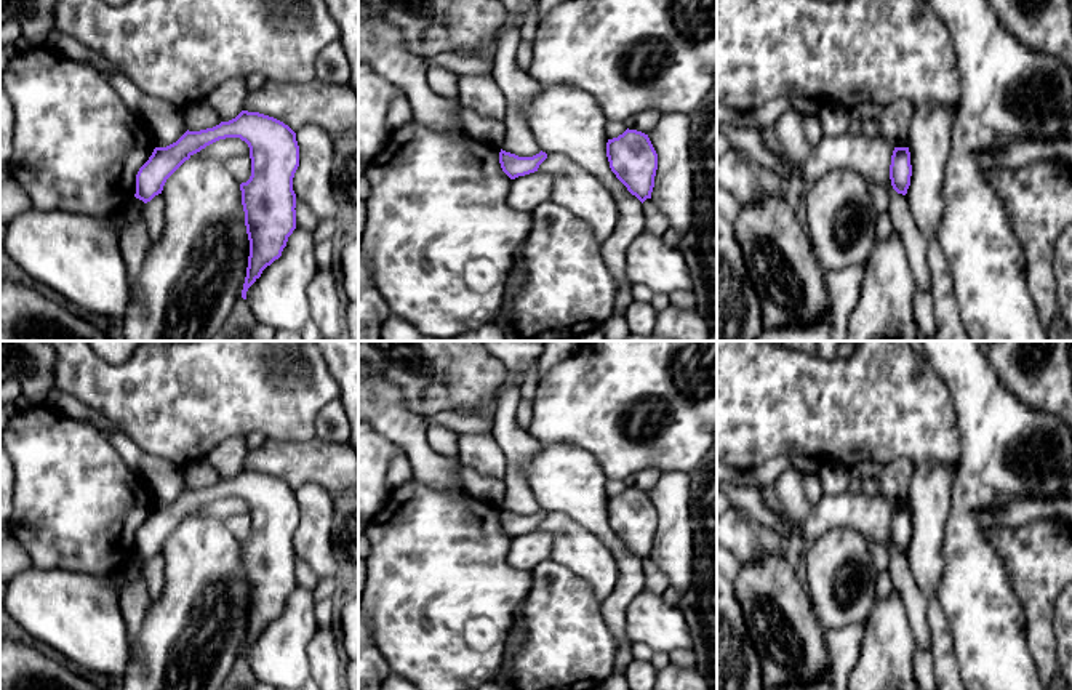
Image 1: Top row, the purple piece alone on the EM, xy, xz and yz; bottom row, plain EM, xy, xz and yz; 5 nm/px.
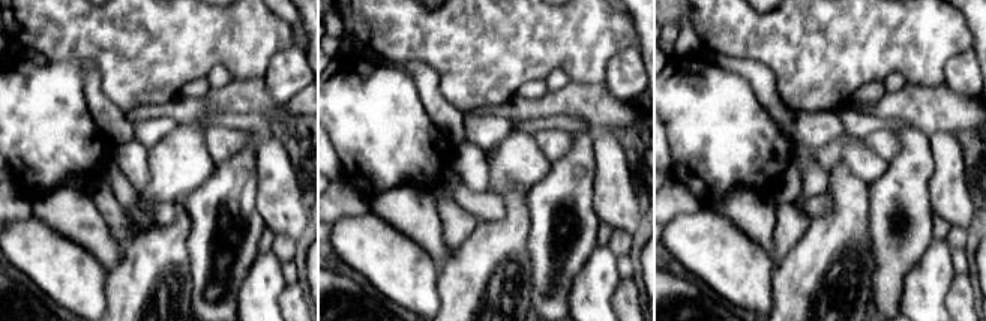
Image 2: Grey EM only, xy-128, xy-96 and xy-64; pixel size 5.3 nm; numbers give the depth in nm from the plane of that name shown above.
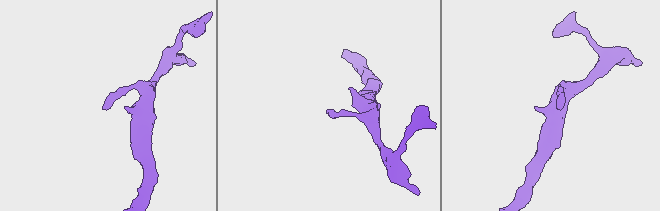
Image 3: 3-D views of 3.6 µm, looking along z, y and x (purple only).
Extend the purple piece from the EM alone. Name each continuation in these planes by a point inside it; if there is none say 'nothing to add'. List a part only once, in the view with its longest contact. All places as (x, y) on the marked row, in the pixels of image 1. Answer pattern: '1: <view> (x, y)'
nothing to add

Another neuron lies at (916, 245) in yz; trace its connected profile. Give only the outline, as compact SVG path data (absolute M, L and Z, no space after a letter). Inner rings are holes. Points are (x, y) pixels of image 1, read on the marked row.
M854 131L843 136L822 136L811 155L798 162L798 179L810 186L834 170L853 170L880 184L890 194L888 215L907 253L917 288L931 293L928 240L920 234L910 215L907 197L891 186L893 150L894 147L880 136L866 138Z

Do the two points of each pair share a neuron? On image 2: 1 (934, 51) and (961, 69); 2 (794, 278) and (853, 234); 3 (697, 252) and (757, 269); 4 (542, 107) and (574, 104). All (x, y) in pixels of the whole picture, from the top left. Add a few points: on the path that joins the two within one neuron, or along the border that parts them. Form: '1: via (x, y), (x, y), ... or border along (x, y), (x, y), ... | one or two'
1: border along (970, 47), (956, 53), (946, 63), (943, 84) | two
2: via (809, 278), (838, 249) | one
3: via (712, 252), (716, 252), (734, 267), (742, 269) | one
4: via (550, 104), (566, 104) | one

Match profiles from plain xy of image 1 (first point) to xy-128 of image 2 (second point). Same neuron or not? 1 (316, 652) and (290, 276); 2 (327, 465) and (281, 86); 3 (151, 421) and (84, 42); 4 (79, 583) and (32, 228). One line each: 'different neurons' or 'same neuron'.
1: different neurons
2: different neurons
3: same neuron
4: same neuron

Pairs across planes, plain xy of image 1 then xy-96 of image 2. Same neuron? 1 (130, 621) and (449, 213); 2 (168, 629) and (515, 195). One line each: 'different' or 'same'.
1: same
2: same

